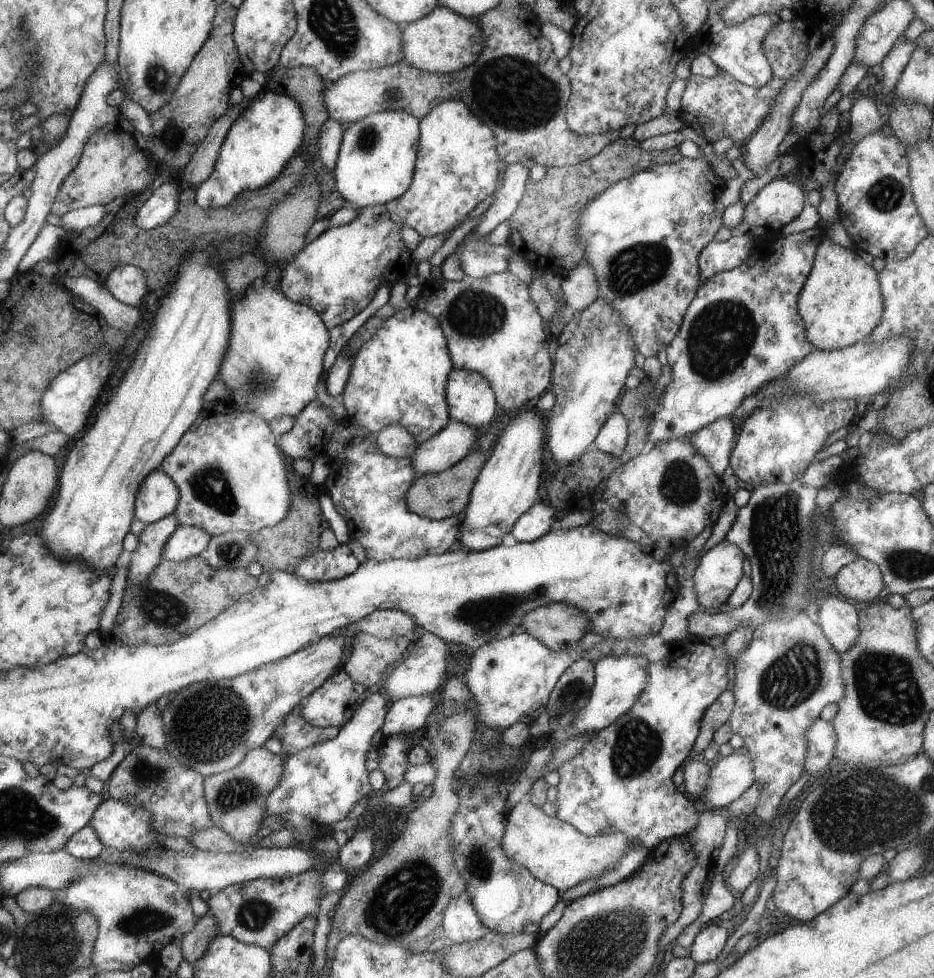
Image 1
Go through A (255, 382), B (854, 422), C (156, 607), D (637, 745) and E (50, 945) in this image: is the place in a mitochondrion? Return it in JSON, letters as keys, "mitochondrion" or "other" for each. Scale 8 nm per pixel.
{"A":"mitochondrion","B":"other","C":"mitochondrion","D":"mitochondrion","E":"mitochondrion"}

